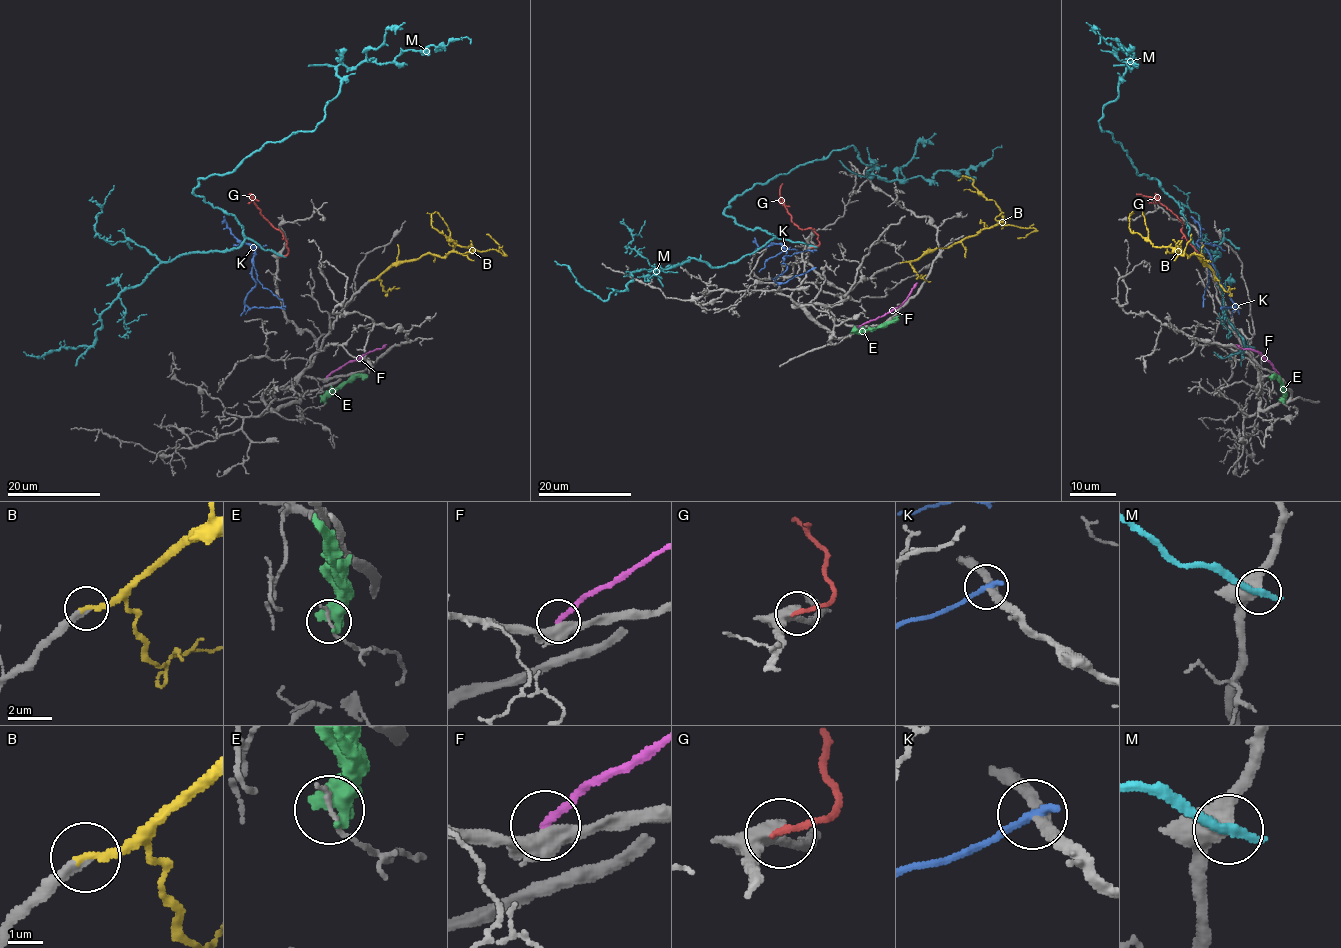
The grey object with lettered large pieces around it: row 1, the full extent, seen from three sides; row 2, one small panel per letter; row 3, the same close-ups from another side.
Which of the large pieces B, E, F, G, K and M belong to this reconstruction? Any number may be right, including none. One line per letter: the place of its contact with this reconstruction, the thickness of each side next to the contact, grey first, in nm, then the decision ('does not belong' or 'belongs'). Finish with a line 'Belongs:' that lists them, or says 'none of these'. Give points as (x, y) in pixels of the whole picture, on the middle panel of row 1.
B: (901, 262) | 240/240 nm | belongs
E: (856, 329) | 140/500 nm | does not belong
F: (857, 326) | 440/190 nm | does not belong
G: (812, 247) | 480/200 nm | does not belong
K: (812, 268) | 280/320 nm | does not belong
M: (812, 246) | 480/320 nm | does not belong
Belongs: B

